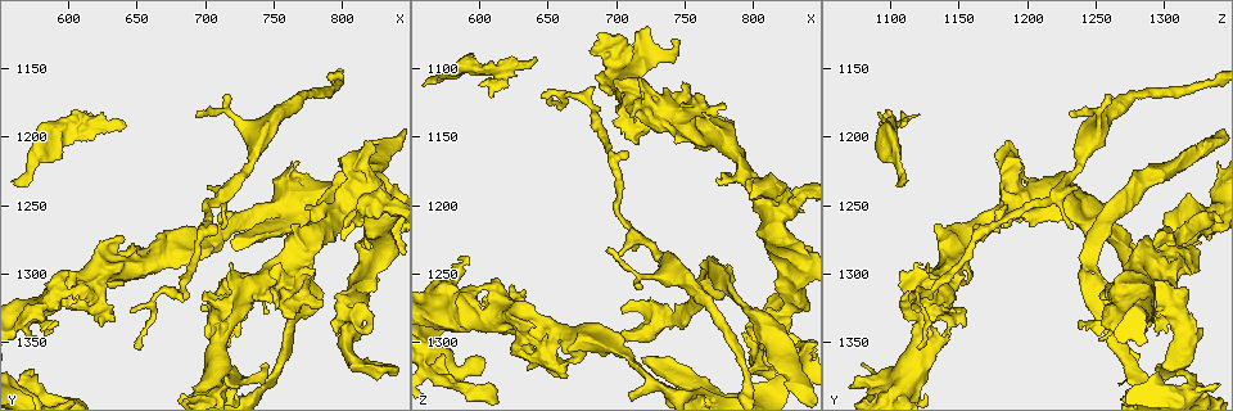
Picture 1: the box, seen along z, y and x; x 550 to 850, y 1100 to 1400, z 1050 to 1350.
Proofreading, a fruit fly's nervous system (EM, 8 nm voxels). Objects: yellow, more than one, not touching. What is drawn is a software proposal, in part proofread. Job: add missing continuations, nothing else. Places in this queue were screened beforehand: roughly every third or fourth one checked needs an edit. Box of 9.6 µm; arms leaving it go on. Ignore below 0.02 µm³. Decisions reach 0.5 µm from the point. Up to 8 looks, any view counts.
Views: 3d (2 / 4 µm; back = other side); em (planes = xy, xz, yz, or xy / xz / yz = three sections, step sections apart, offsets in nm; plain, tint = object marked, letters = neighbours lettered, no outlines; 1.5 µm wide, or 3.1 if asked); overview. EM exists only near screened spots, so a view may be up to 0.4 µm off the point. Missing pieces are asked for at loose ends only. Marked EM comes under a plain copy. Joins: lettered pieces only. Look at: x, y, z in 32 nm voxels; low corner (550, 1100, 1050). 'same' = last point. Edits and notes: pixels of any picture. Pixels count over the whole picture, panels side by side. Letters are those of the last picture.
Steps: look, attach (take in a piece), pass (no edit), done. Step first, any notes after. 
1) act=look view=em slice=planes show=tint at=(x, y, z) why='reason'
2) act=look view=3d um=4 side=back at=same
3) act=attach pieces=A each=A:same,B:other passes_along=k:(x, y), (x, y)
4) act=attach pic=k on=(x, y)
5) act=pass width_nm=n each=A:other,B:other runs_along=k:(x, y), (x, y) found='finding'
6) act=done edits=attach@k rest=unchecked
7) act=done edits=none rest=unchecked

act=look view=3d um=4 at=(716, 1322, 1108) why='branch stops here'

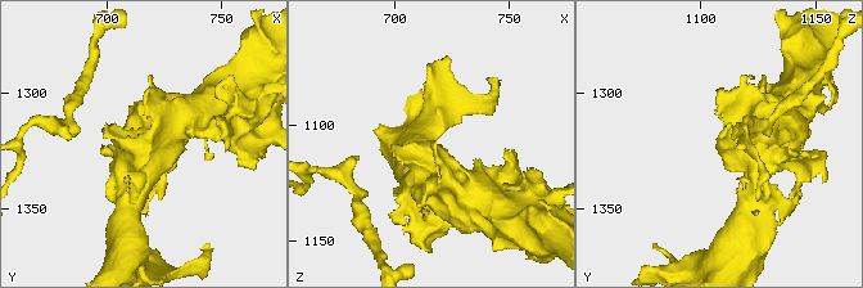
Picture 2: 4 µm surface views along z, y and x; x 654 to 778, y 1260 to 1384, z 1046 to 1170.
act=look view=em slice=planes show=letters at=(719, 1323, 1107) why='now the EM'

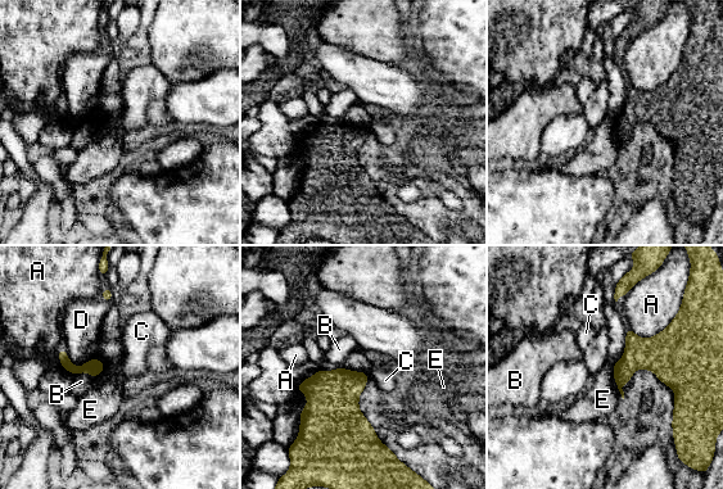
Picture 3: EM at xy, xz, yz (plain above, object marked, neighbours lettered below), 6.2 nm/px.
act=pass each=A:other,B:other,C:other,D:other,E:other border=3:(614, 363), (614, 381), (623, 398) found='no lettered piece goes on from it'

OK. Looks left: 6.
act=look view=em slice=planes show=letters at=(626, 1336, 1260) why='an open end'

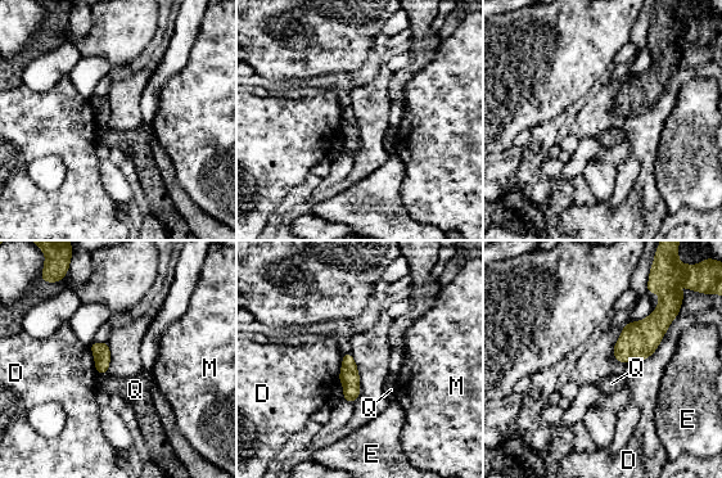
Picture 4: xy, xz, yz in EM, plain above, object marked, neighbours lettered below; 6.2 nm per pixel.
act=pass longest_contact=D:190nm each=D:other,E:other,M:other,Q:other border=4:(107, 371), (98, 374) found='no lettered piece goes on from it'

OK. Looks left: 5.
act=look view=em slice=xy step=8 show=tint at=(702, 1238, 1238) why='branch stops here'

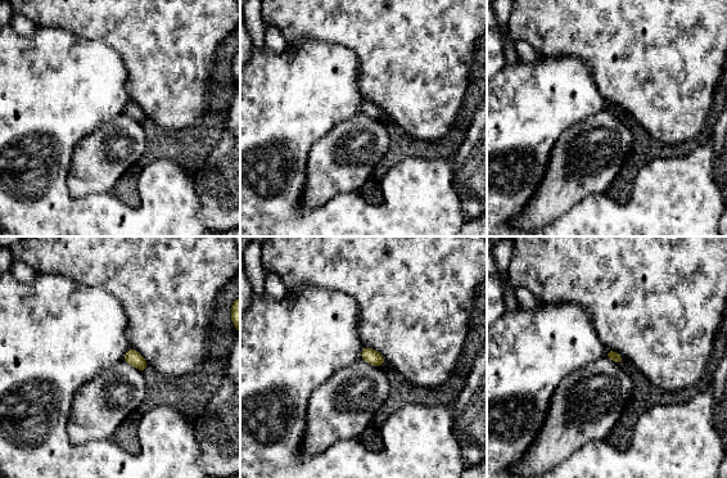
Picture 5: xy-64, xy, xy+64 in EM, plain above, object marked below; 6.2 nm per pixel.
act=look view=em slice=xy step=8 show=letters at=same

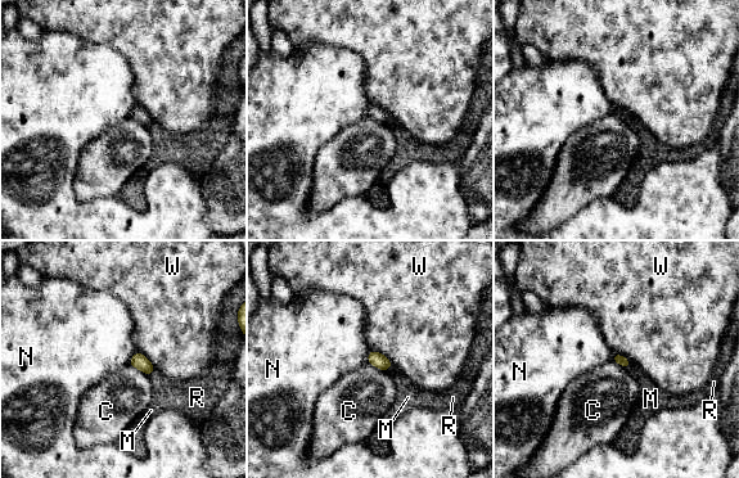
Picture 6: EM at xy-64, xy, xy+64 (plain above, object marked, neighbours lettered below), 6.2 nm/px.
act=pass each=C:other,M:other,N:other,R:other,W:other border=6:(129, 364), (148, 375) found='no lettered piece goes on from it'

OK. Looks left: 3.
act=done edits=none rest=unchecked

